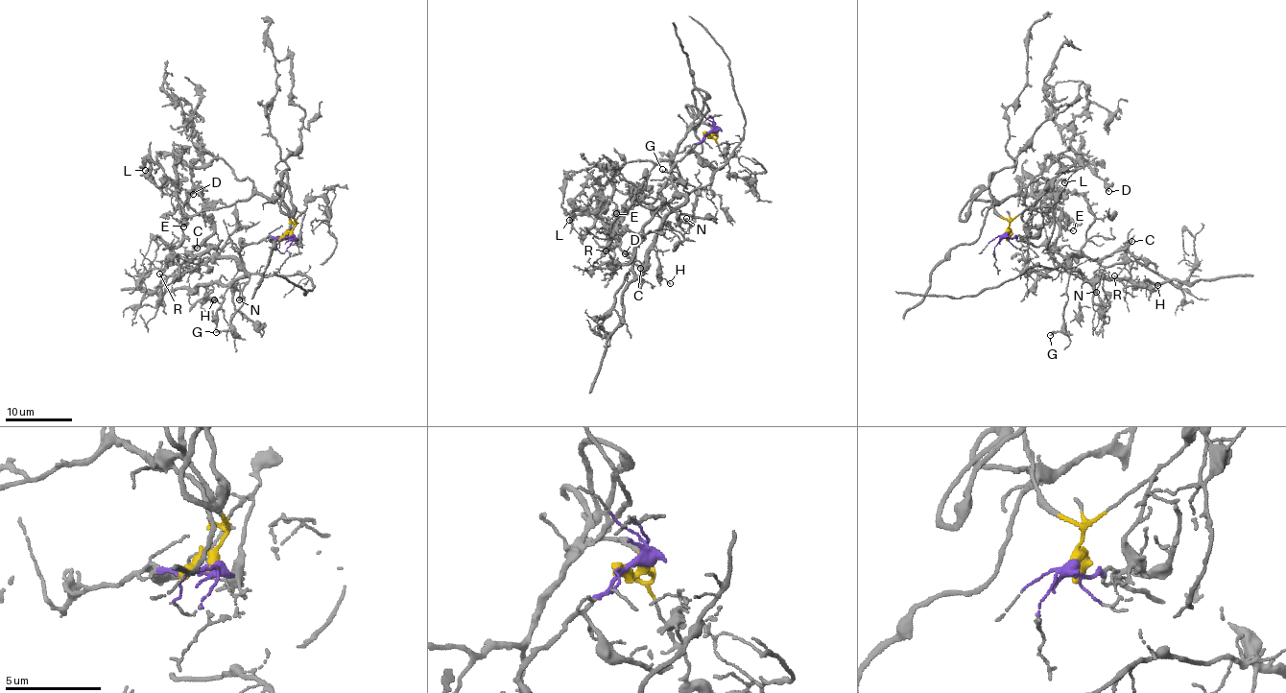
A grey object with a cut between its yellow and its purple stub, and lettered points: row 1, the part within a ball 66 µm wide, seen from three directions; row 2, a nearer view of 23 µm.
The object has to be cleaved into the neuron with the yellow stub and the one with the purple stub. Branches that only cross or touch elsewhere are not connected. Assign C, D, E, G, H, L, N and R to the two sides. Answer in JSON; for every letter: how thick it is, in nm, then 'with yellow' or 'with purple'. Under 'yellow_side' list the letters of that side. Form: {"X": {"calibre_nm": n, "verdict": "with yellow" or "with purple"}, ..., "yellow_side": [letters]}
{"C": {"calibre_nm": 150, "verdict": "with purple"}, "D": {"calibre_nm": 280, "verdict": "with yellow"}, "E": {"calibre_nm": 160, "verdict": "with yellow"}, "G": {"calibre_nm": 80, "verdict": "with purple"}, "H": {"calibre_nm": 100, "verdict": "with purple"}, "L": {"calibre_nm": 280, "verdict": "with yellow"}, "N": {"calibre_nm": 140, "verdict": "with purple"}, "R": {"calibre_nm": 100, "verdict": "with purple"}, "yellow_side": ["D", "E", "L"]}

